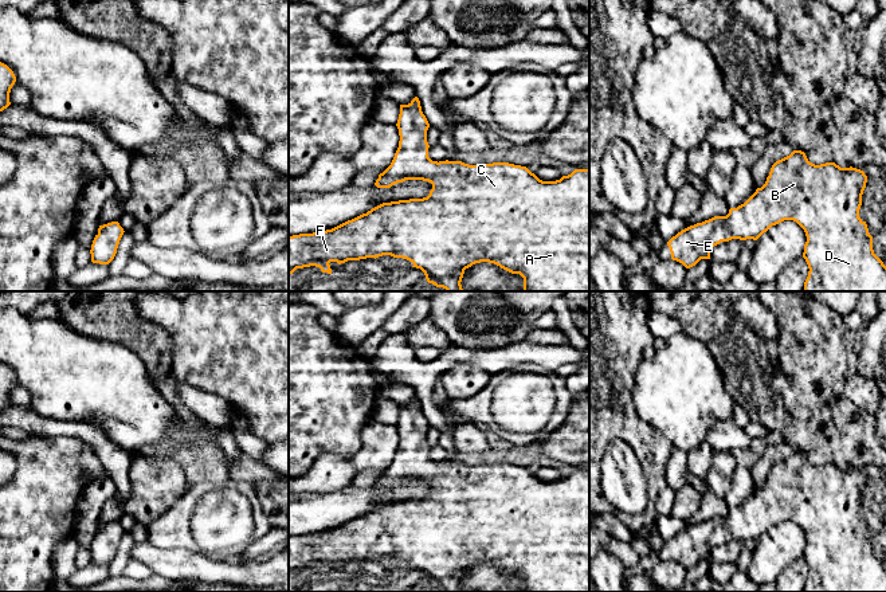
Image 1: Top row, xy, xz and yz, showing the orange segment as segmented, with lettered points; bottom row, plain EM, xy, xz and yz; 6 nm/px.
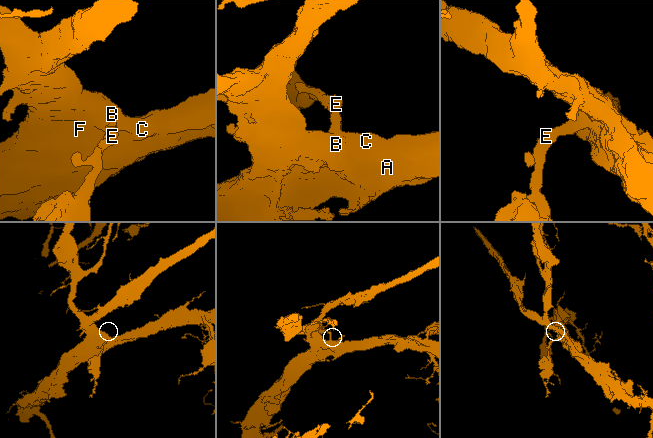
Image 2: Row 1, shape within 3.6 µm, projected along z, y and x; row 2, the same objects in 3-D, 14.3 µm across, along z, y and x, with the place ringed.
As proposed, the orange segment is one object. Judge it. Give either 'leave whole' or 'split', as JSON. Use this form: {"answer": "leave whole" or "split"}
{"answer": "leave whole"}

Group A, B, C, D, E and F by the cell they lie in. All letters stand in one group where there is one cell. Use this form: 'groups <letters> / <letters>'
groups A B C D E F

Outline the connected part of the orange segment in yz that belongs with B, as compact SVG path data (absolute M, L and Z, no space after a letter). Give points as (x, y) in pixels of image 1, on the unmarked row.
M793 451L772 466L765 485L744 505L730 509L726 517L714 517L673 537L667 542L671 560L690 569L701 560L710 560L710 550L721 542L757 541L772 526L793 521L807 537L803 558L809 572L804 592L886 592L886 566L874 554L873 537L859 518L866 483L860 470L840 468L835 463L815 466L804 452Z

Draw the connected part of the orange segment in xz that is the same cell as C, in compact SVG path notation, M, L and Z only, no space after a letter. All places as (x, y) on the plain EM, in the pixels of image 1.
M415 397L408 405L400 405L400 415L396 427L400 436L399 448L391 466L379 475L375 486L377 489L391 489L392 486L405 481L423 481L432 485L430 495L423 499L383 503L366 514L348 521L332 530L289 537L289 576L297 569L310 566L319 568L322 573L332 575L330 562L341 565L348 561L360 561L366 558L376 560L383 556L391 556L393 558L403 558L412 562L412 568L420 569L428 584L432 584L436 588L443 588L447 592L464 592L460 585L464 571L481 562L494 564L511 575L520 575L524 579L524 592L589 592L589 470L575 470L571 475L562 477L560 481L542 482L526 467L509 463L469 466L462 462L432 462L428 458L430 446L427 443L427 431L430 424L422 412L417 397Z

